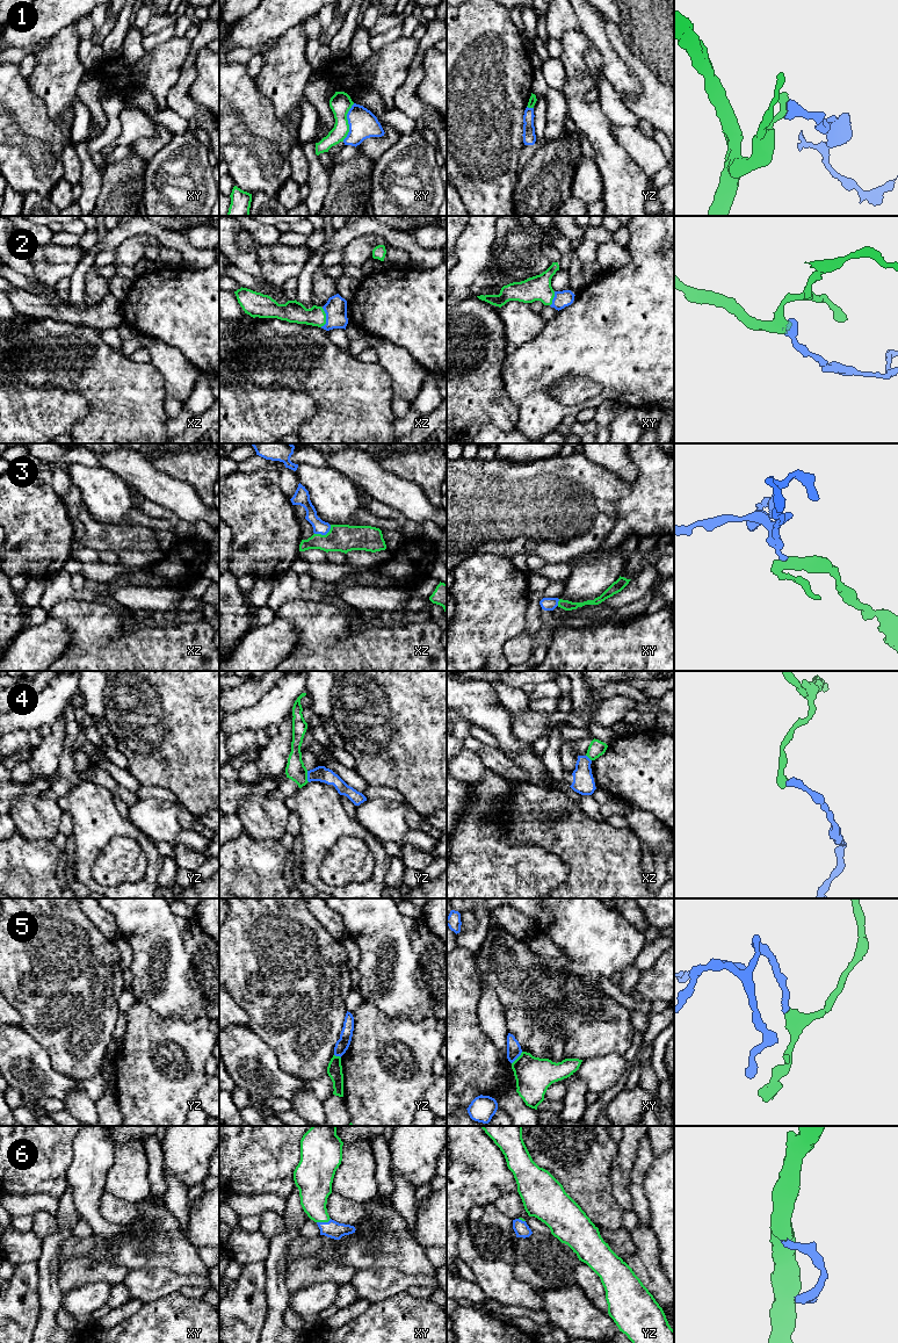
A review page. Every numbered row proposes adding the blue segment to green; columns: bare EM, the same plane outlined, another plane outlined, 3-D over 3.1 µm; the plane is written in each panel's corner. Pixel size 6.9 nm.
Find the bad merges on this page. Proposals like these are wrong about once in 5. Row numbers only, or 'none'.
1, 4, 5

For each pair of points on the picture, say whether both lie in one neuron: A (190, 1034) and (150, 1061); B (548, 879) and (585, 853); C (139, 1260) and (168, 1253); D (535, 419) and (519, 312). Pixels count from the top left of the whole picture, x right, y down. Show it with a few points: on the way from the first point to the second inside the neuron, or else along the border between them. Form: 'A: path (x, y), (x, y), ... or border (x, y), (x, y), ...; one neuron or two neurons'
A: path (180, 1045), (160, 1061); one neuron
B: border (544, 850), (569, 867), (559, 886); two neurons
C: path (146, 1253), (161, 1253); one neuron
D: border (544, 325), (535, 337), (518, 347); two neurons

